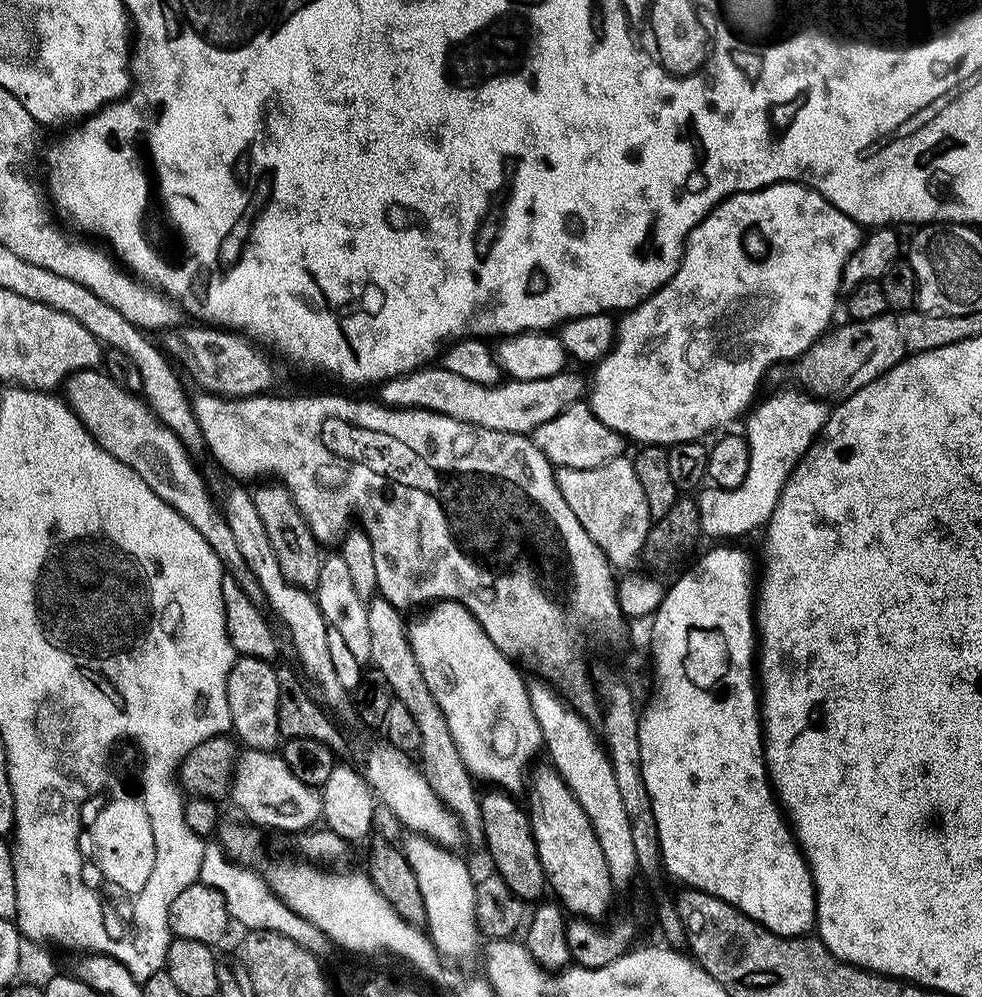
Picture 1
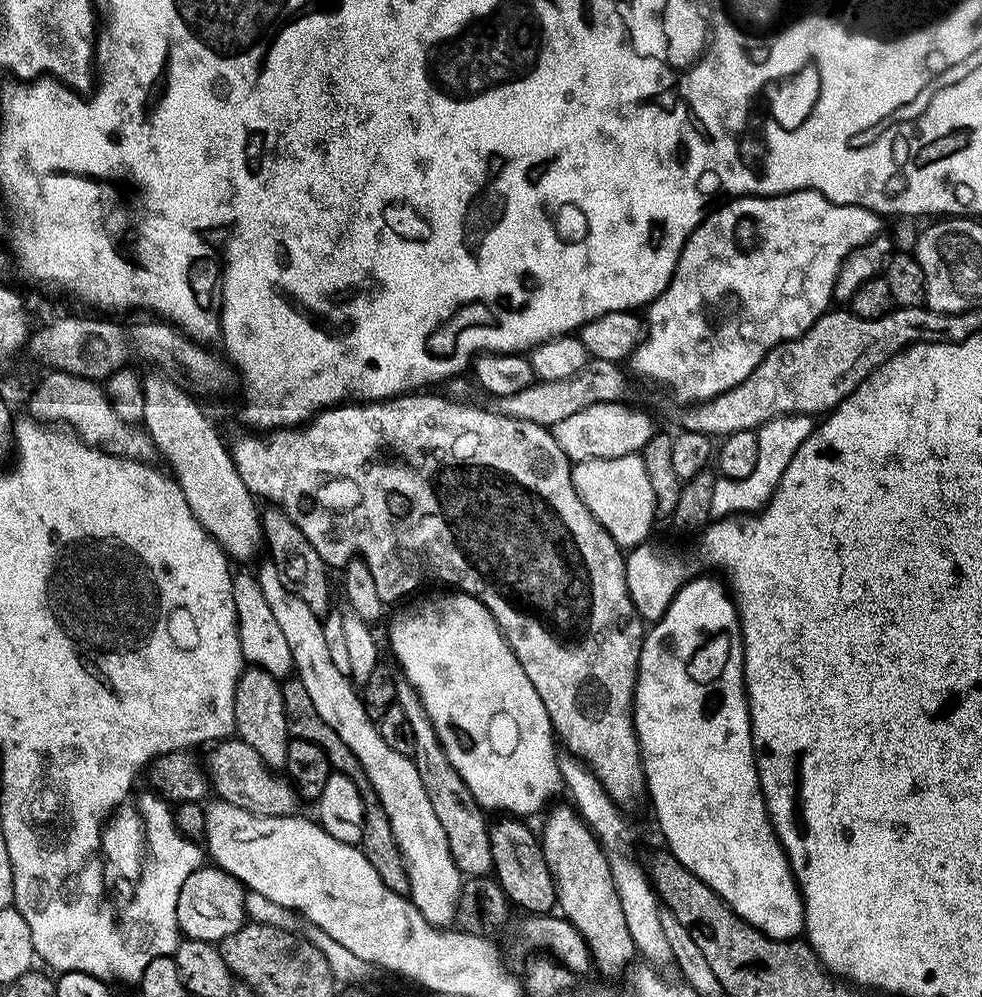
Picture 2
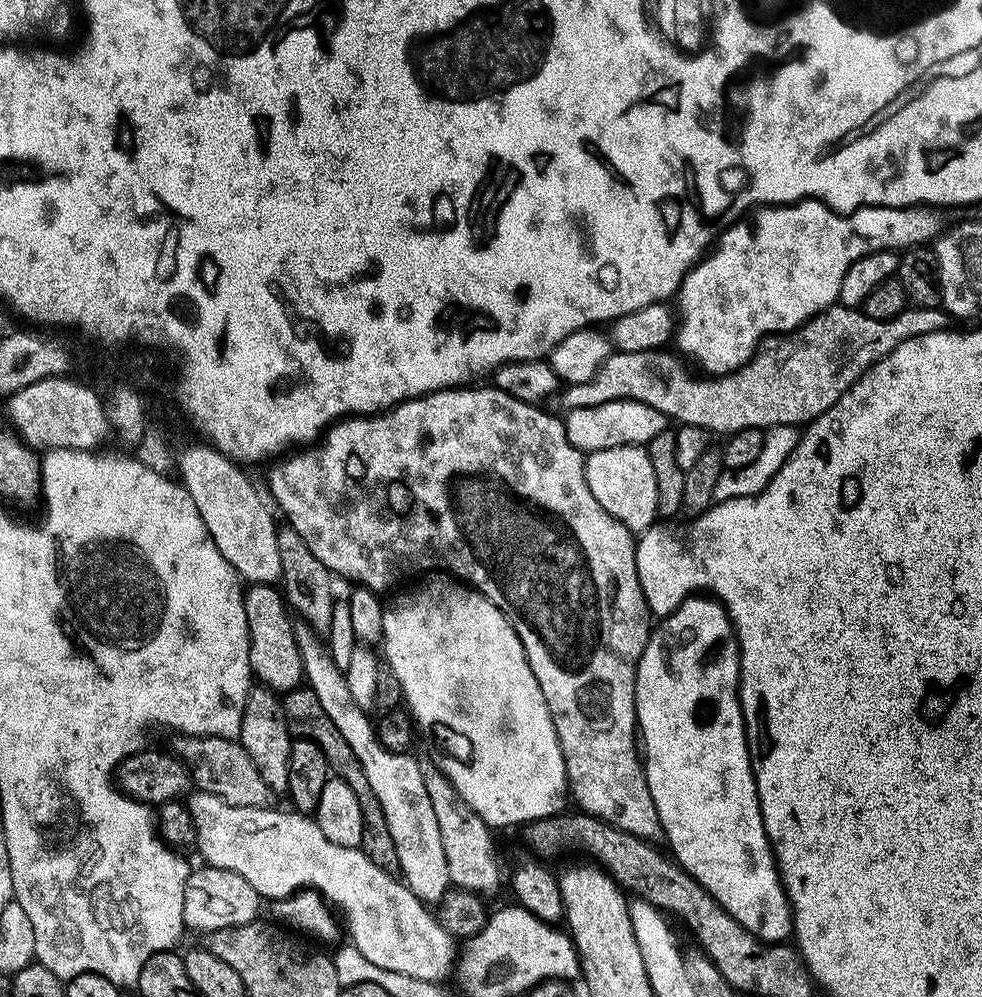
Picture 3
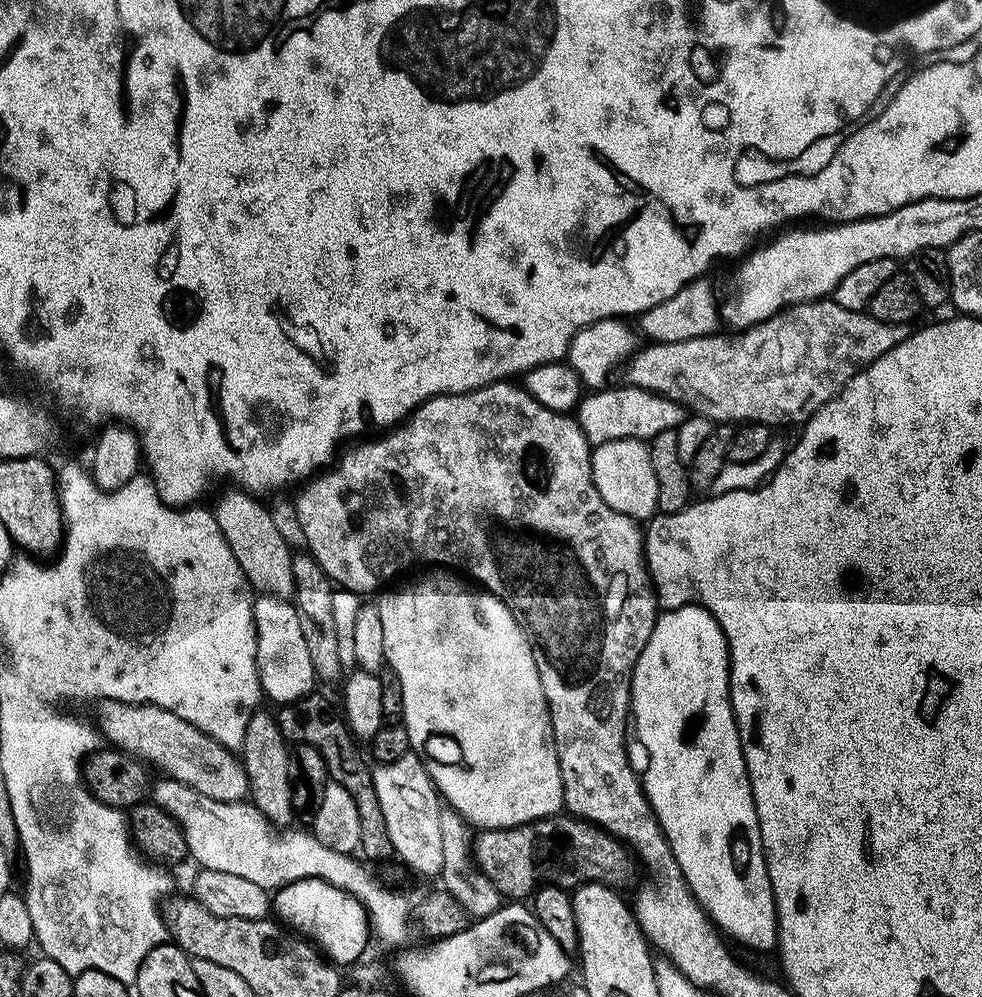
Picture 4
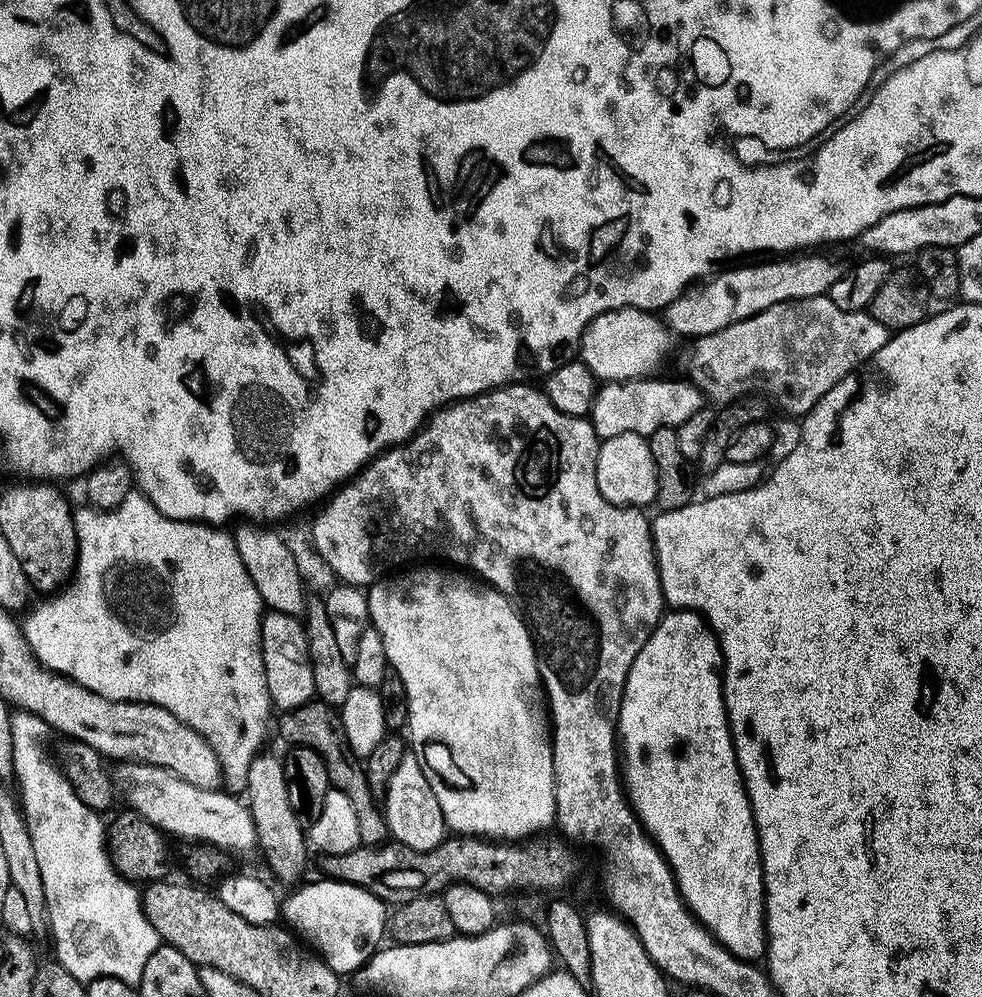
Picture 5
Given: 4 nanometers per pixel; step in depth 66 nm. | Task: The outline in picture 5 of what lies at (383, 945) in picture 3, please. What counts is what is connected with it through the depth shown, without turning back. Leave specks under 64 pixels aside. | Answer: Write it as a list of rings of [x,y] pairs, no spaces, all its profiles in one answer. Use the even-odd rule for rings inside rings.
[[[124,762],[117,768],[120,769],[115,769],[114,772],[116,787],[123,799],[124,796],[128,799],[127,807],[144,816],[169,837],[182,836],[186,840],[192,840],[188,842],[219,848],[225,854],[248,852],[257,847],[256,827],[243,799],[236,800],[233,804],[228,800],[220,800],[221,793],[217,789],[202,790],[178,778],[170,770],[153,764]],[[211,828],[217,828],[220,832],[211,832]]]

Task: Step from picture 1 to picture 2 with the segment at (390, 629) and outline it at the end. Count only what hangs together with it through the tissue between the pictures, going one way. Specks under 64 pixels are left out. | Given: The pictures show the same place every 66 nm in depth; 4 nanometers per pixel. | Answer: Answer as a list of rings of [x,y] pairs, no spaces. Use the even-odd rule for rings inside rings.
[[[403,678],[397,679],[396,703],[400,705],[410,728],[414,733],[415,754],[413,760],[423,789],[434,809],[435,817],[442,825],[450,846],[451,856],[463,875],[487,875],[492,869],[492,855],[490,854],[489,823],[485,811],[470,793],[469,787],[462,781],[461,776],[446,758],[445,750],[437,738],[433,724],[422,706],[420,695],[411,683]]]

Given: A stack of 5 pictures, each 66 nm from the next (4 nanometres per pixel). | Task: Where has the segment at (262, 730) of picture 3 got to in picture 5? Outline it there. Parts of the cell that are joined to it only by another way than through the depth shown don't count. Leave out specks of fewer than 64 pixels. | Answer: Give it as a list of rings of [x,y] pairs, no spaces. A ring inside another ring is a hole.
[[[261,751],[260,755],[254,758],[254,762],[250,762],[246,785],[248,812],[252,815],[256,827],[256,843],[259,851],[264,851],[273,874],[280,880],[299,881],[301,879],[299,876],[304,872],[304,859],[310,856],[306,828],[294,814],[294,806],[290,806],[283,759],[268,751]]]

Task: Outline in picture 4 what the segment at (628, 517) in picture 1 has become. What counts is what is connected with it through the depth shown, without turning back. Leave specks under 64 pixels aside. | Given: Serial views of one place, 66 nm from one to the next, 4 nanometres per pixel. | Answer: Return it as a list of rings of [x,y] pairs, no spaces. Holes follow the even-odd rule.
[[[622,438],[595,445],[592,448],[592,481],[598,494],[602,494],[602,502],[618,510],[618,514],[626,514],[637,522],[647,522],[657,515],[658,478],[654,478],[654,466],[650,466],[645,441]]]

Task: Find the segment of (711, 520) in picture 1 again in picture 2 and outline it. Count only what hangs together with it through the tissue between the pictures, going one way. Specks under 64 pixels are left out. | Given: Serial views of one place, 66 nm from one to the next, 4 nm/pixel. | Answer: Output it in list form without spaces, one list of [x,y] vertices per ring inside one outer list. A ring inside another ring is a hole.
[[[779,416],[768,420],[755,429],[758,438],[758,462],[747,478],[726,480],[717,478],[714,482],[714,495],[710,498],[710,513],[716,518],[731,518],[741,514],[756,514],[767,504],[768,499],[776,493],[782,474],[786,474],[786,466],[790,466],[790,458],[798,454],[798,446],[806,442],[806,438],[814,427],[811,416]]]

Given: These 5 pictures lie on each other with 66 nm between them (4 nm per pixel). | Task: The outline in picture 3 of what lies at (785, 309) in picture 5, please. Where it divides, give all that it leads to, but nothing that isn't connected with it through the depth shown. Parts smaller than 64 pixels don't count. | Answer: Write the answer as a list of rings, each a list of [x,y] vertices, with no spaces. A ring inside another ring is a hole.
[[[833,306],[819,312],[811,320],[807,320],[800,328],[792,332],[765,336],[756,347],[756,352],[736,372],[727,372],[722,376],[701,378],[688,373],[689,365],[679,355],[668,350],[655,352],[617,352],[609,351],[606,362],[598,366],[594,378],[588,382],[569,384],[559,393],[558,401],[564,410],[585,408],[586,406],[602,406],[615,400],[637,400],[646,406],[654,406],[669,421],[677,425],[689,424],[702,426],[709,434],[724,432],[731,434],[747,428],[767,430],[783,424],[807,426],[818,419],[867,368],[873,368],[886,354],[890,354],[902,342],[910,338],[918,338],[922,334],[934,334],[945,331],[949,327],[950,317],[939,307],[918,308],[909,306],[889,320],[870,318],[860,308]]]

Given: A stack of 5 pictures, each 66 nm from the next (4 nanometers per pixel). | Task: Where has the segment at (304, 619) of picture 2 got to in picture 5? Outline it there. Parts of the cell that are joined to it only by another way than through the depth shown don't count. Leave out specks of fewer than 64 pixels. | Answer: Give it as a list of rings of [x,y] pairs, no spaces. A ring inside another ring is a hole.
[[[406,754],[402,762],[398,762],[398,770],[394,770],[382,793],[382,807],[384,818],[388,822],[388,831],[395,843],[405,844],[419,852],[428,852],[446,839],[442,806],[438,806],[438,798],[434,798],[430,782],[426,782],[424,765],[419,755]]]

